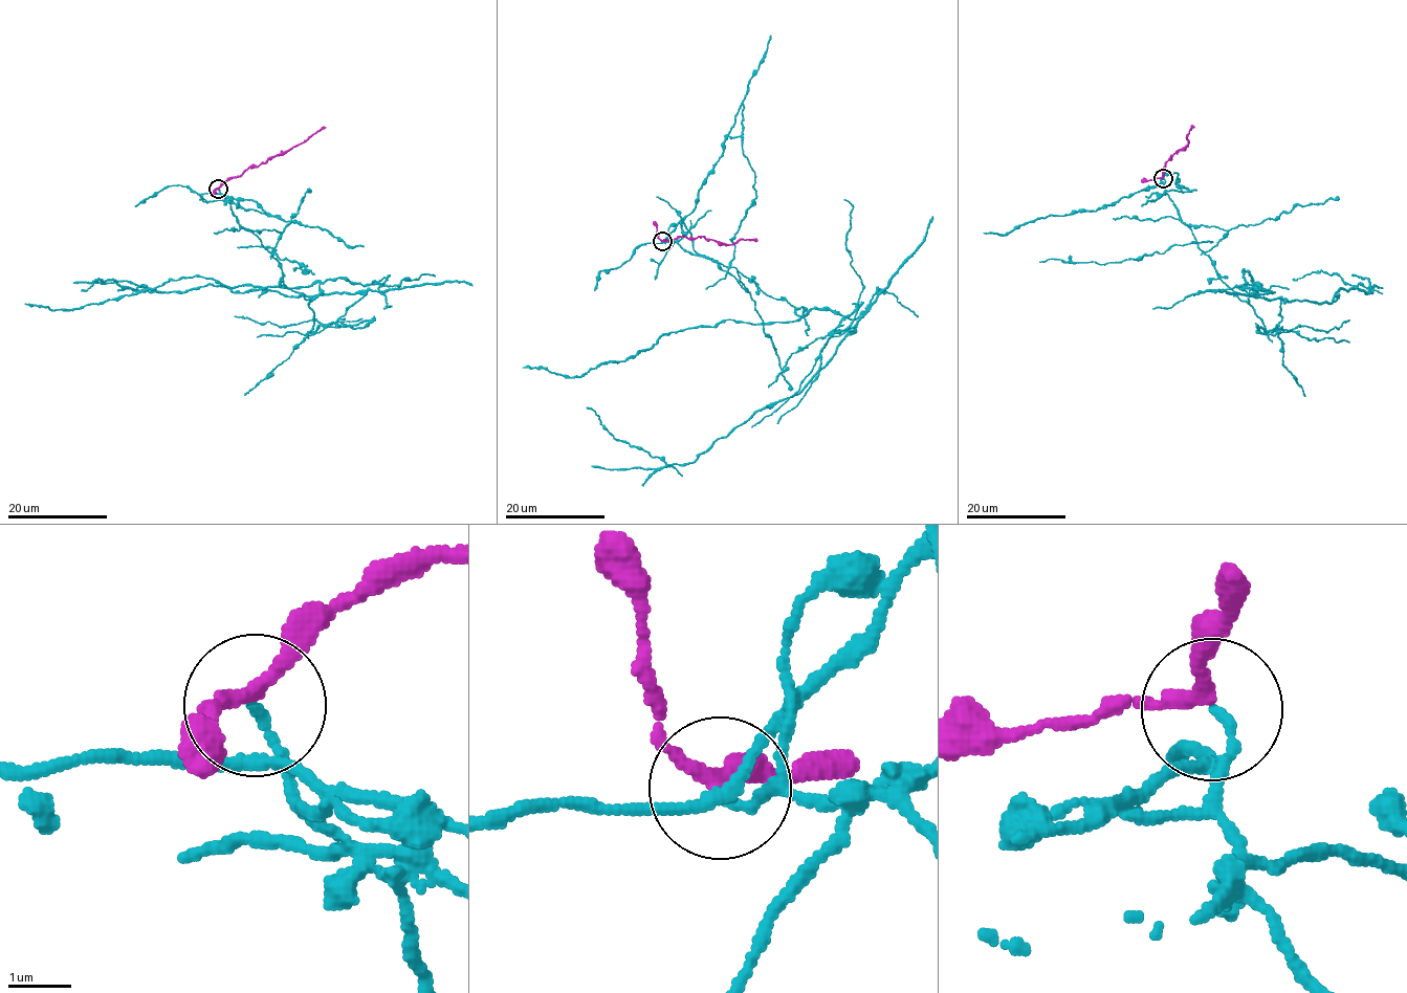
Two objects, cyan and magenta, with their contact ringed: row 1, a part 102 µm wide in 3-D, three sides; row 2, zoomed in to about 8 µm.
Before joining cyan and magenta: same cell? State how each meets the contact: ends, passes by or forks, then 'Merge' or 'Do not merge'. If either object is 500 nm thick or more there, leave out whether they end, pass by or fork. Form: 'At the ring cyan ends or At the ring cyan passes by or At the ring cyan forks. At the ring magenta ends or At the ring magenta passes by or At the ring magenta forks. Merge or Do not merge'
At the ring cyan ends. At the ring magenta passes by. Do not merge

